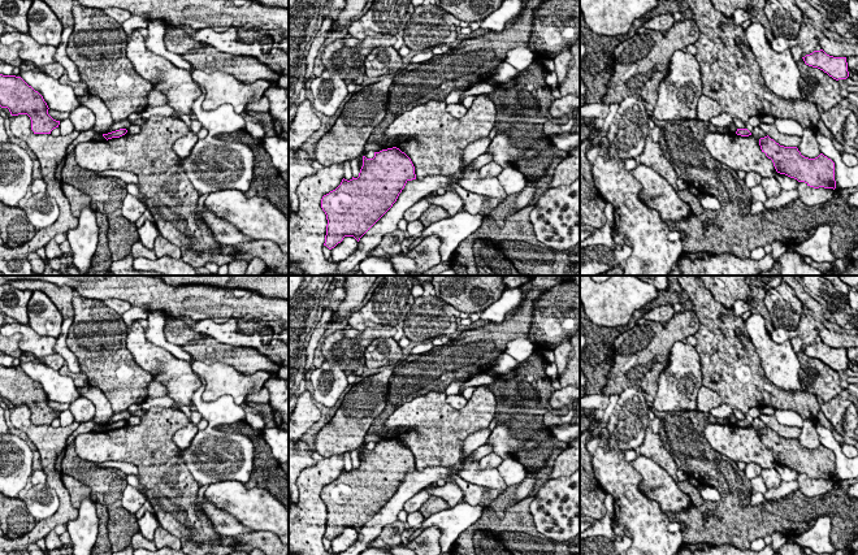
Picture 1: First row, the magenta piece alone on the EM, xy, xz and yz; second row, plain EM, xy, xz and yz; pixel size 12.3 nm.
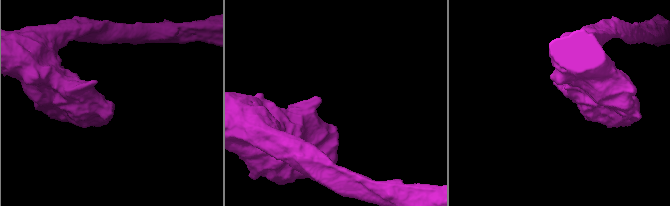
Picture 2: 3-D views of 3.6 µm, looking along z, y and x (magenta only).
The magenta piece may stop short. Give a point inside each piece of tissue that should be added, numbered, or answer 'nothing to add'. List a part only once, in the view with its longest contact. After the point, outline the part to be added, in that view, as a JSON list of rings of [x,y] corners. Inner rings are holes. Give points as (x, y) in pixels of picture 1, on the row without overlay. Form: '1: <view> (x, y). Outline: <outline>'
nothing to add

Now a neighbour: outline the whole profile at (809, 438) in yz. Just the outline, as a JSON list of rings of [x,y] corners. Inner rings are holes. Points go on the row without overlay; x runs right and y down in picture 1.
[[[803,420],[801,433],[797,438],[802,447],[815,450],[822,445],[815,426],[816,422]]]

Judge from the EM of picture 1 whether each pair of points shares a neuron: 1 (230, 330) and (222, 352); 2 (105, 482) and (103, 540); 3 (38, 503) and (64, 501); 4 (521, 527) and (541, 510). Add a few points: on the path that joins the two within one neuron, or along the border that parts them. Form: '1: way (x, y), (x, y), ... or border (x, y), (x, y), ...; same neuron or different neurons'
1: border (222, 342), (255, 348); different neurons
2: border (96, 502), (100, 502), (107, 510), (108, 536); different neurons
3: border (46, 482), (57, 497), (57, 510), (37, 523); different neurons
4: border (533, 497), (531, 503), (533, 525), (553, 540); different neurons

